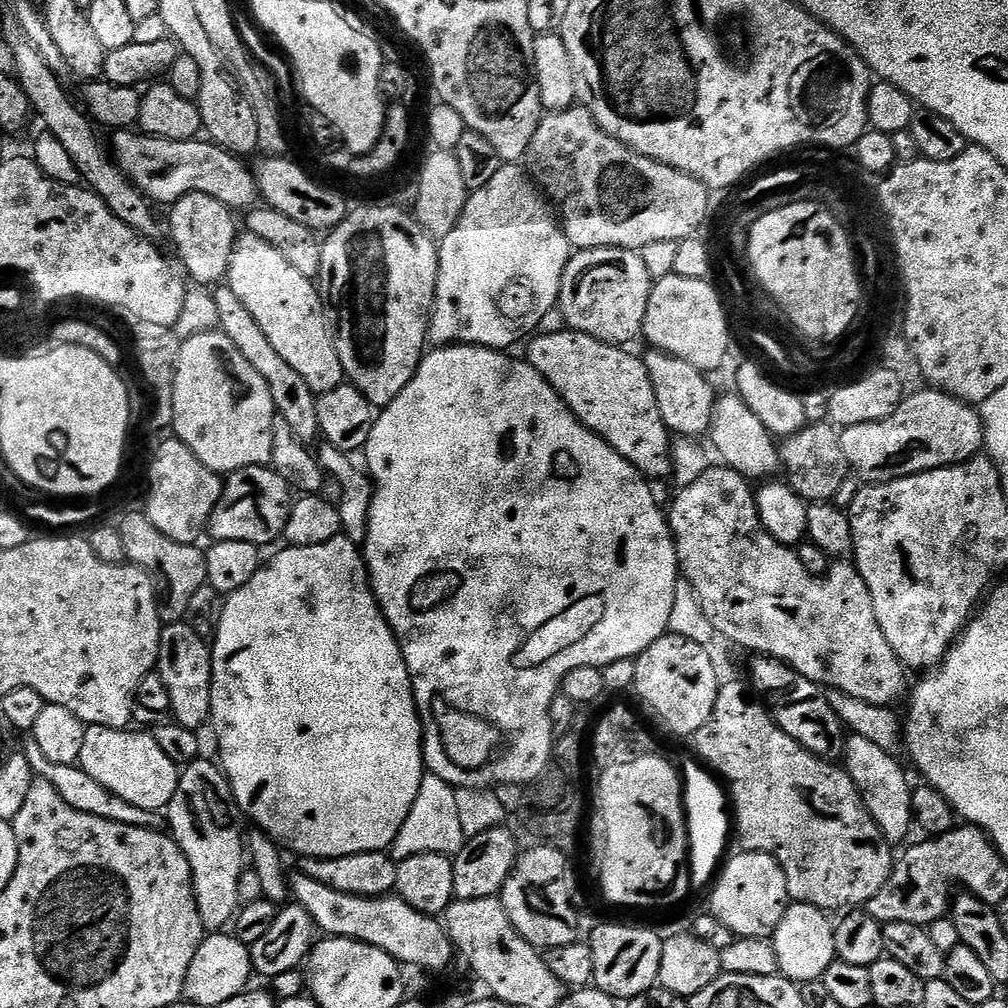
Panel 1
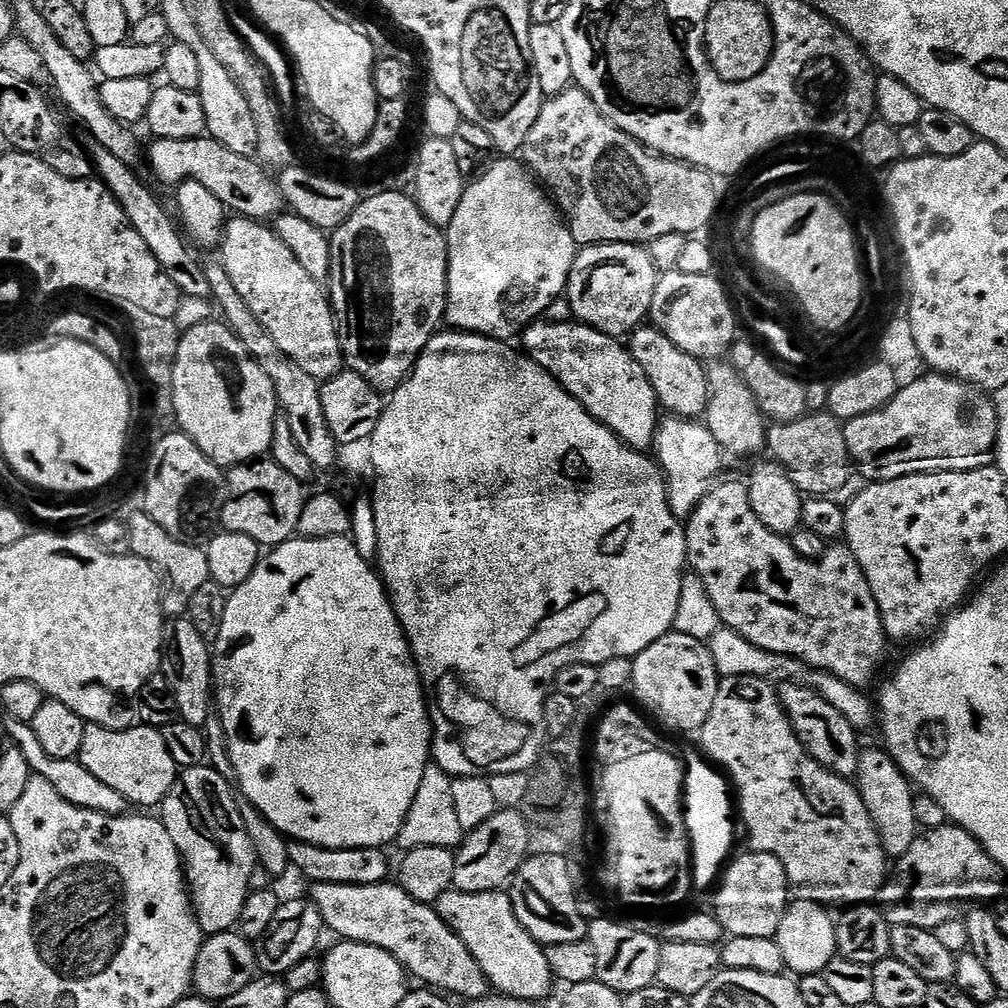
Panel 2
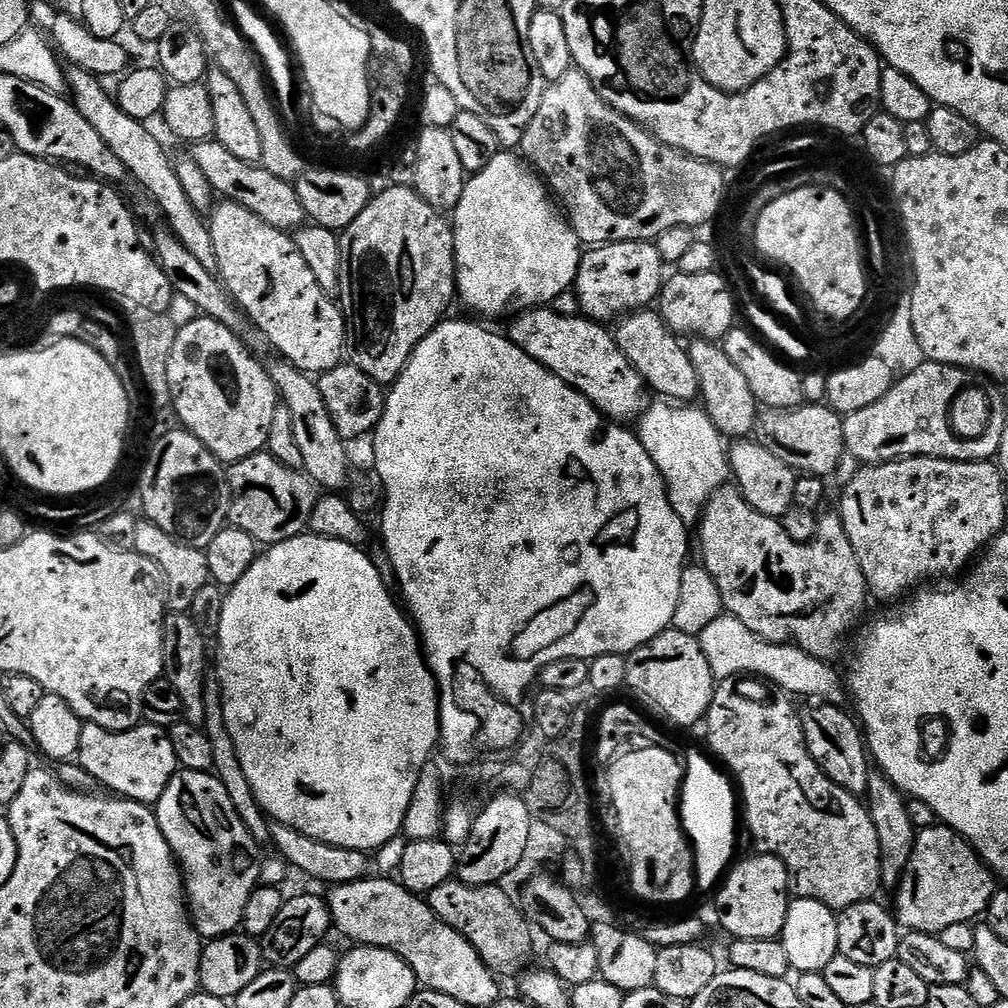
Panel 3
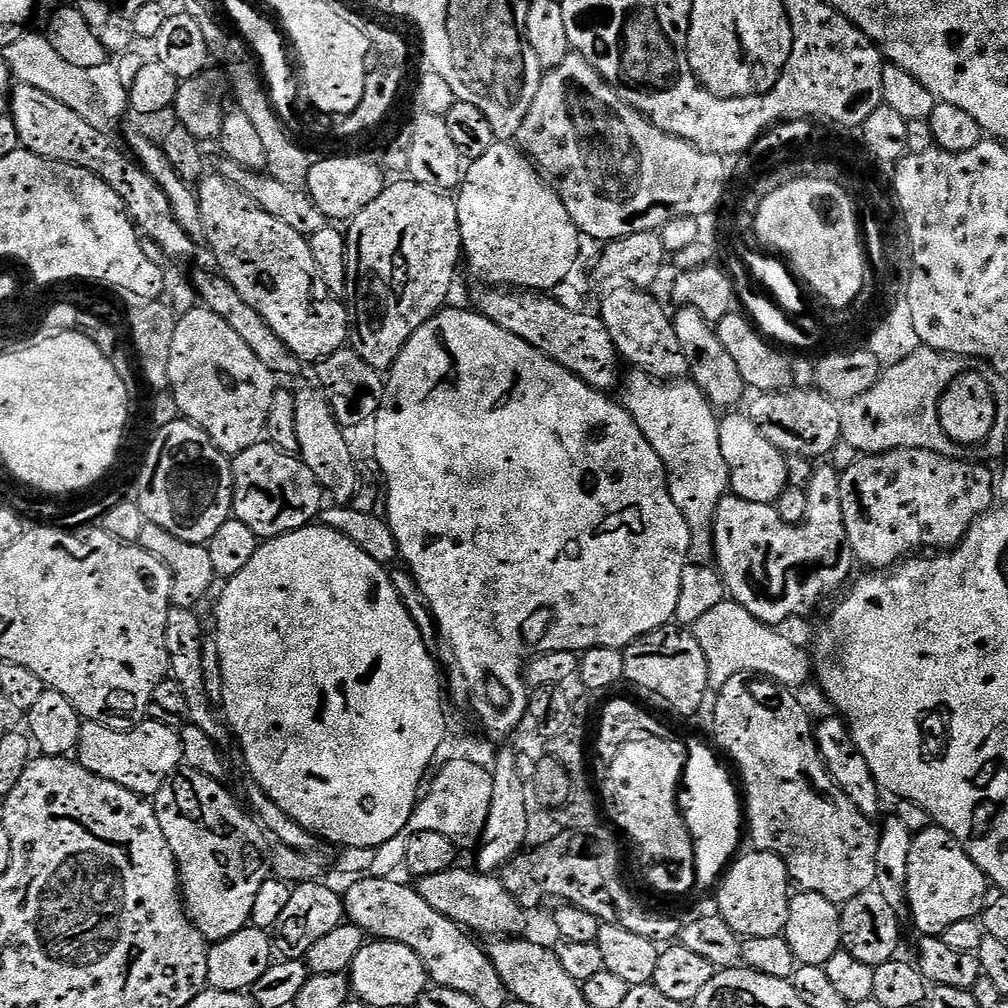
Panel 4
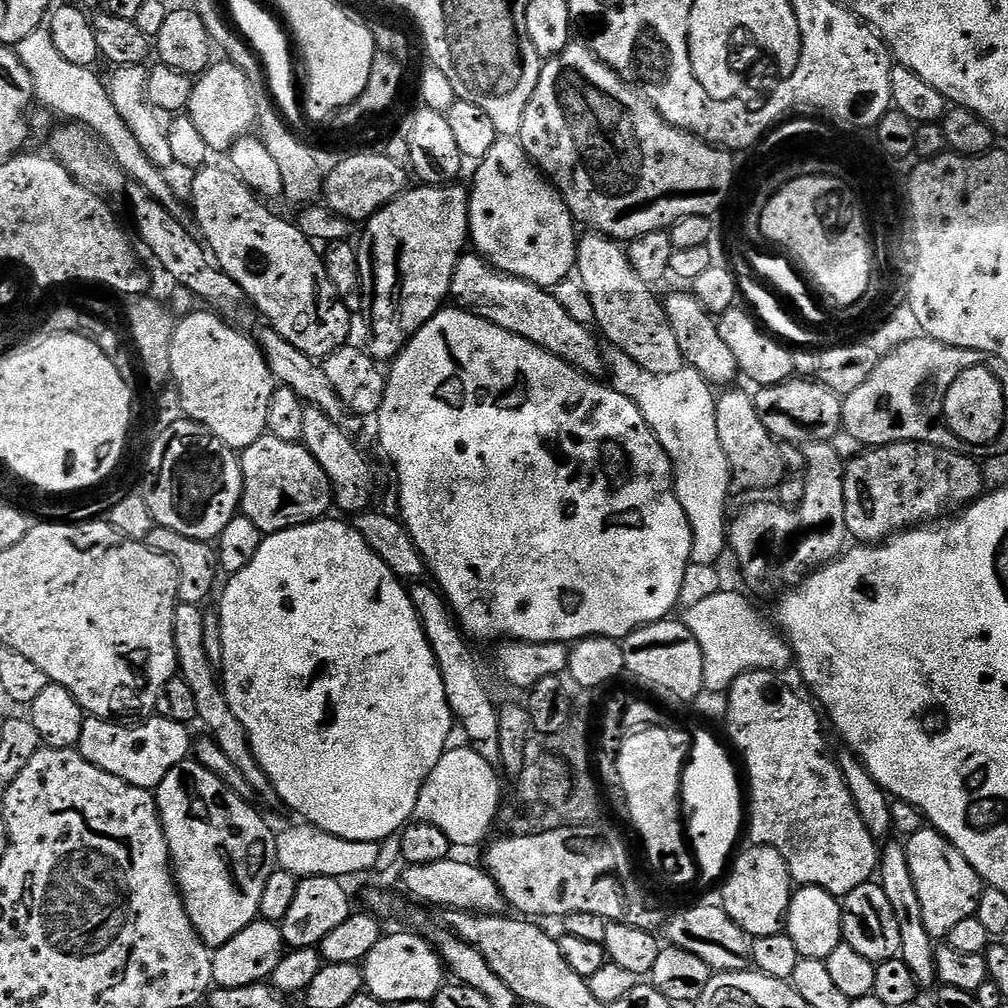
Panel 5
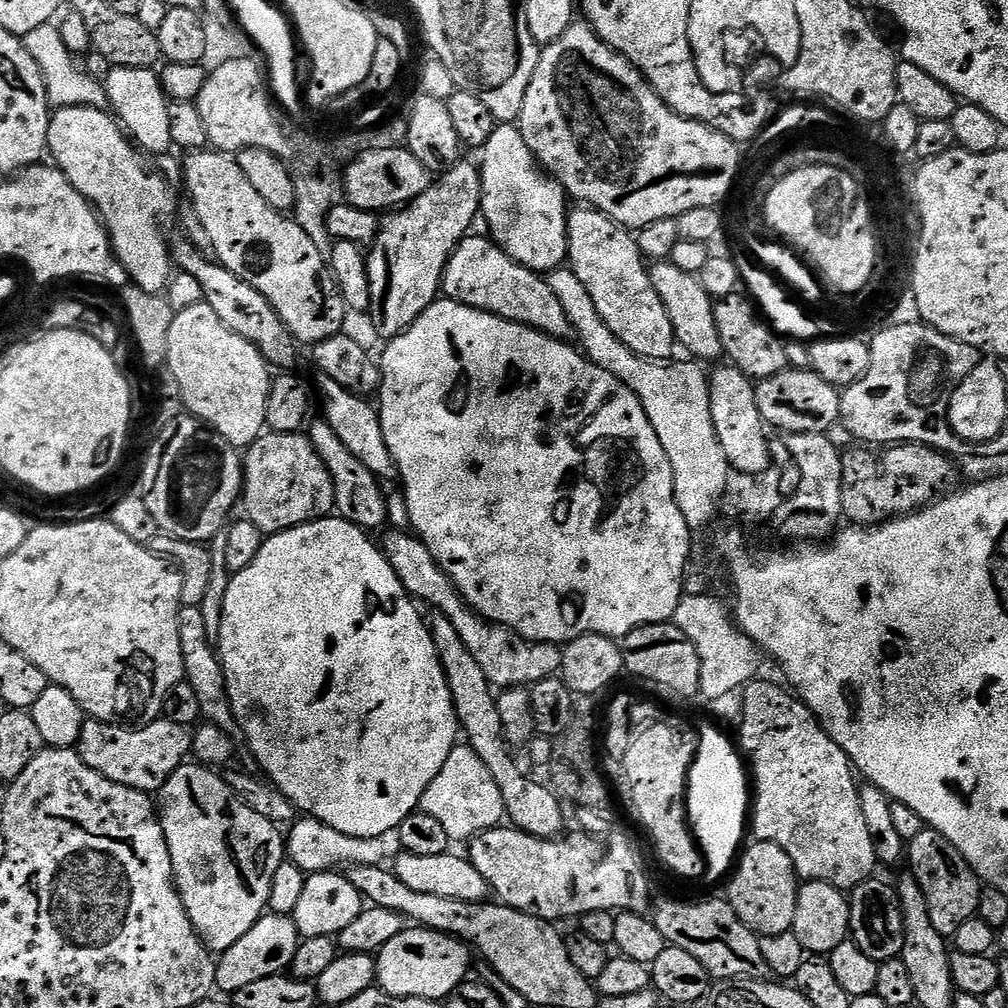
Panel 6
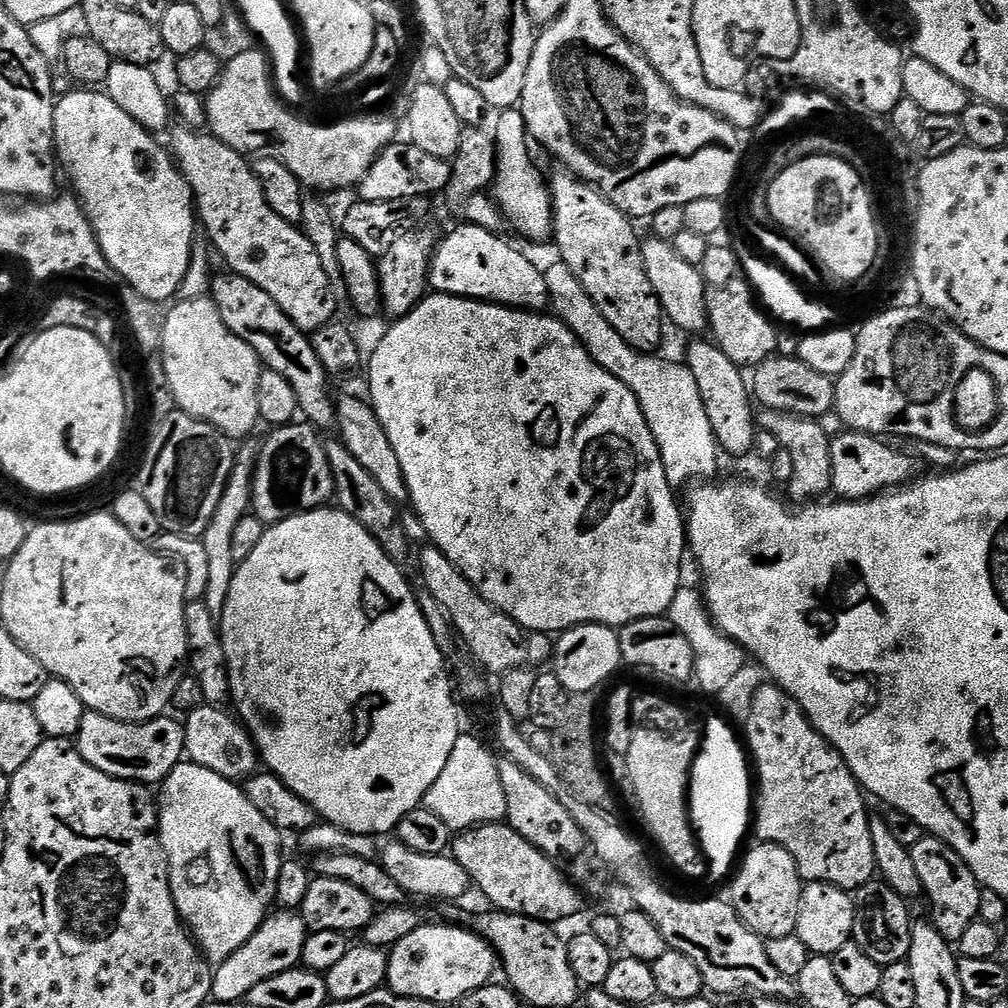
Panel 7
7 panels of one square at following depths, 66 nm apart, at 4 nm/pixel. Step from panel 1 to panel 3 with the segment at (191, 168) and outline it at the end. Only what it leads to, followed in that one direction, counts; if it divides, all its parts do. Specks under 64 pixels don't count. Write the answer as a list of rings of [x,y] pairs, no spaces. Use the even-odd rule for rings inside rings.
[[[215,138],[201,140],[193,148],[196,149],[191,149],[192,159],[202,168],[202,173],[206,174],[206,179],[210,182],[213,191],[224,200],[232,200],[236,204],[246,206],[246,210],[258,214],[262,222],[283,232],[291,233],[293,230],[305,227],[304,207],[296,193],[295,183],[270,174],[260,164],[242,162],[242,158],[230,154],[230,150],[226,150],[226,146],[222,146]]]

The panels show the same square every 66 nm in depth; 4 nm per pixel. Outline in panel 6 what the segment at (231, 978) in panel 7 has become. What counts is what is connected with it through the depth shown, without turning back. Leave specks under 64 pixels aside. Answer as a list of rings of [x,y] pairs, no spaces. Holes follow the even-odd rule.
[[[265,914],[260,917],[230,950],[219,953],[216,960],[216,988],[219,991],[235,994],[242,986],[250,986],[250,982],[259,982],[262,978],[270,978],[287,973],[294,962],[294,954],[301,942],[300,931],[291,916],[274,916]]]

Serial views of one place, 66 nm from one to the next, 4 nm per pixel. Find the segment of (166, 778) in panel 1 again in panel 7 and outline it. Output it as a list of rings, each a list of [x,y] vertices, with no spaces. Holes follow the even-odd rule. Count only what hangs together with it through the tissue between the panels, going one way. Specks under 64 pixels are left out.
[[[85,711],[78,733],[82,758],[86,758],[90,766],[116,776],[119,780],[135,780],[145,786],[159,785],[181,763],[186,752],[184,724],[168,719],[157,718],[145,720],[143,724],[131,724],[104,716],[100,712]]]

